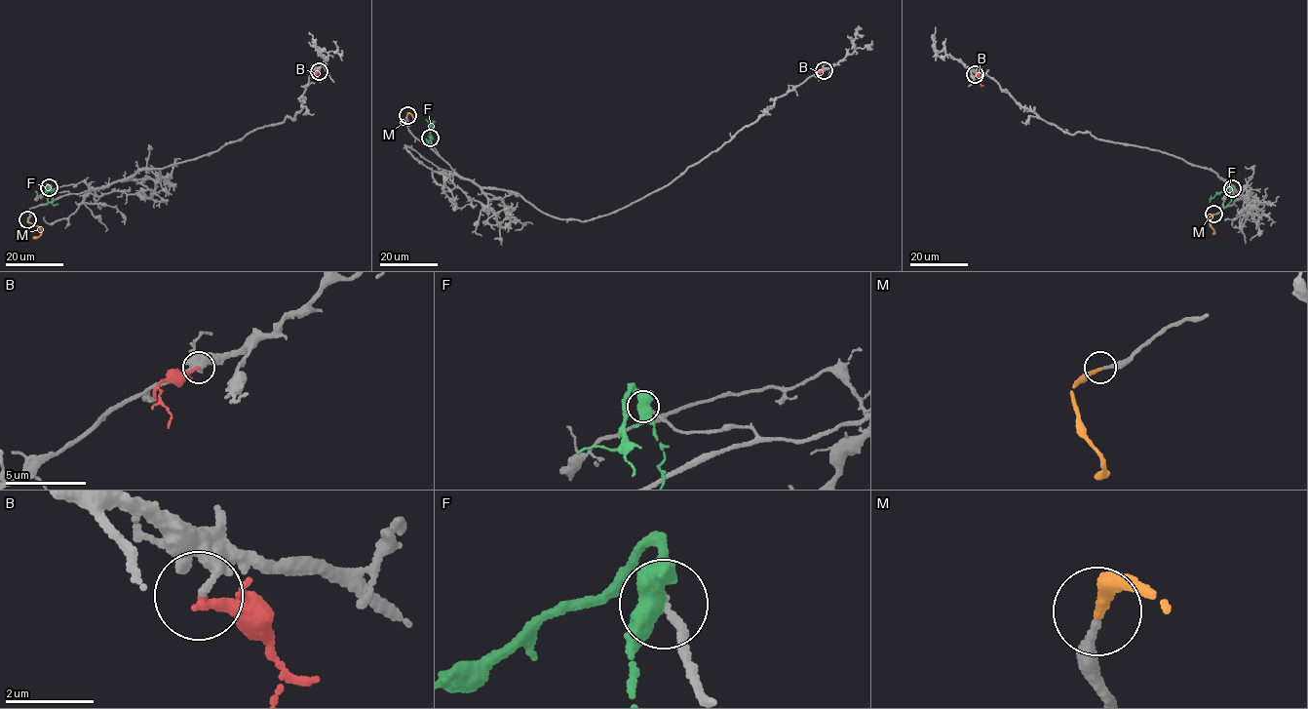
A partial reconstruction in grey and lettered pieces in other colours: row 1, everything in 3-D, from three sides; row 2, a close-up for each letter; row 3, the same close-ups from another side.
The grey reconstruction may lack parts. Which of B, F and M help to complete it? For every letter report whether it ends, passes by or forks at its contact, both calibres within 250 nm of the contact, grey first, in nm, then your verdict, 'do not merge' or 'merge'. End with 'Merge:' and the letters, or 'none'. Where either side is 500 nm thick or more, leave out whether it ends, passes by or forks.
B: it passes by | 130/160 nm | do not merge
F: it forks | 170/440 nm | do not merge
M: it ends | 200/260 nm | merge
Merge: M

